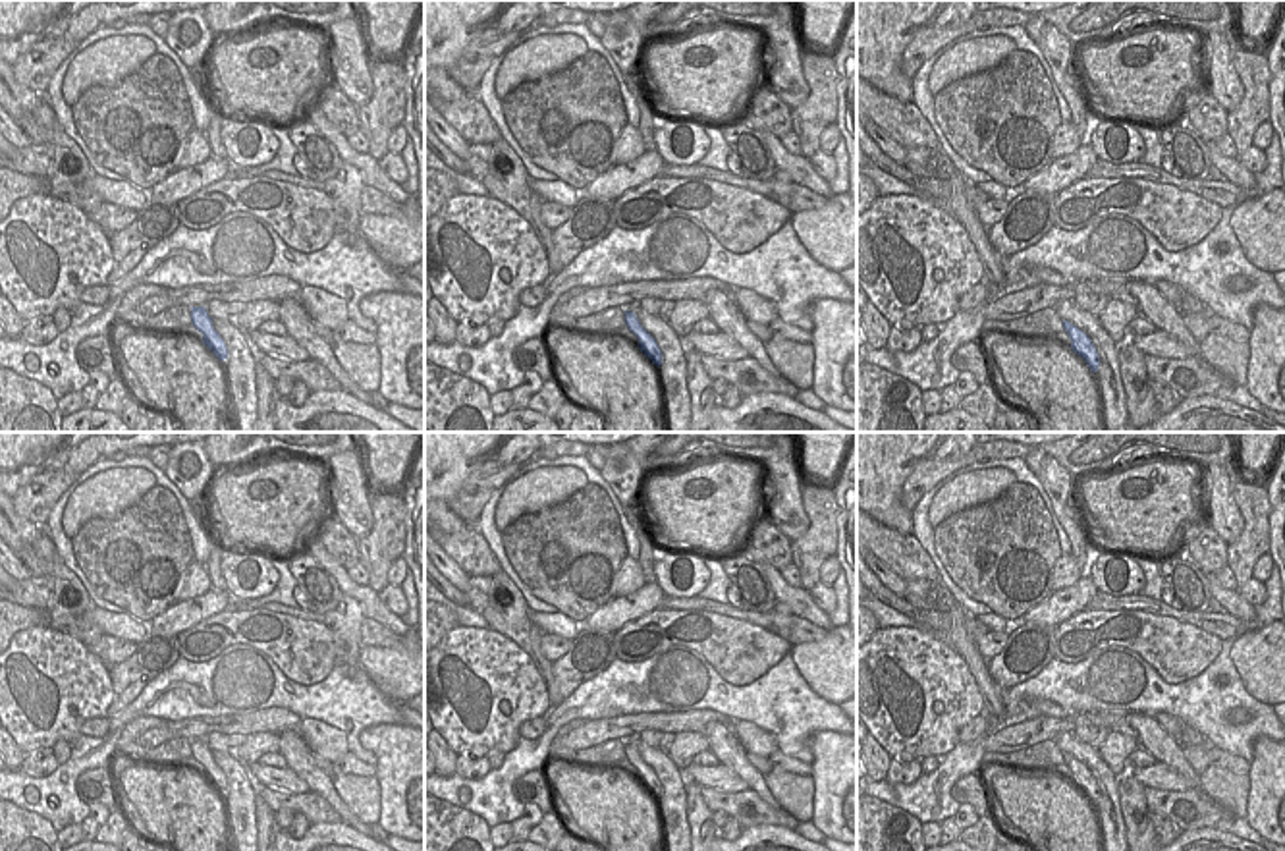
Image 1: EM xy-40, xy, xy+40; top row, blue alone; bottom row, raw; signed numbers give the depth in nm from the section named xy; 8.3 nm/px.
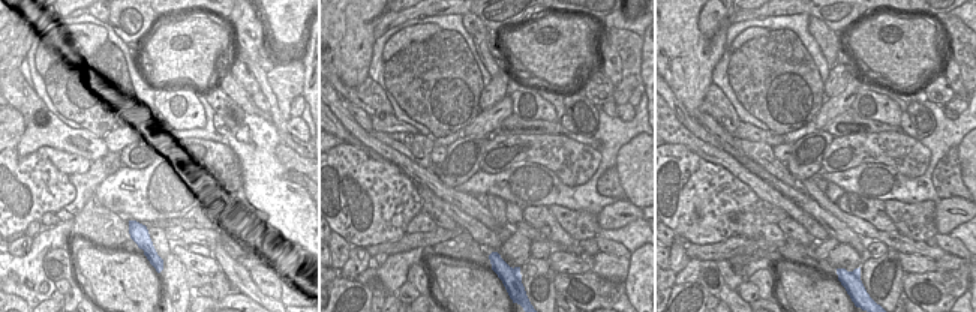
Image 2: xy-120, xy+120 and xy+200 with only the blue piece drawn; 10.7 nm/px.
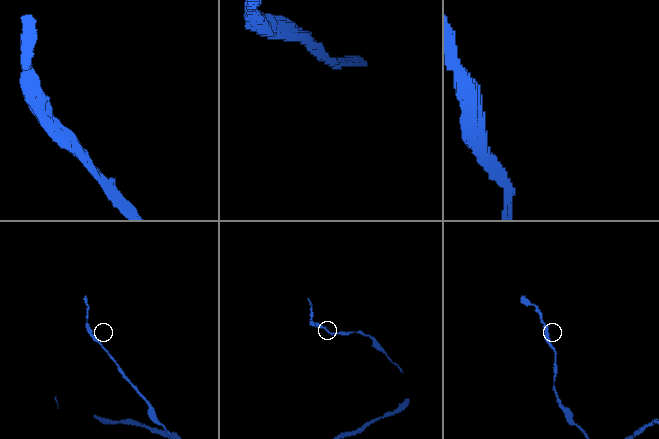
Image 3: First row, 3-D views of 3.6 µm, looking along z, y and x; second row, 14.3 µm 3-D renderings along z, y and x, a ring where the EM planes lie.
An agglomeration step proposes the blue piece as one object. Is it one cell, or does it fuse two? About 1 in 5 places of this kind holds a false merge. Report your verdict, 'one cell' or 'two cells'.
one cell

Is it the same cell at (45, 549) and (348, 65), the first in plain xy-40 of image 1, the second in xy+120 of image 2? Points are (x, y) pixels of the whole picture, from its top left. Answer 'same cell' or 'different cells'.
different cells

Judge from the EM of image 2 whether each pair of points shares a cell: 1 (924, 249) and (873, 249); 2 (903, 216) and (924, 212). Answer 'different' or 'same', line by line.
1: different
2: same

